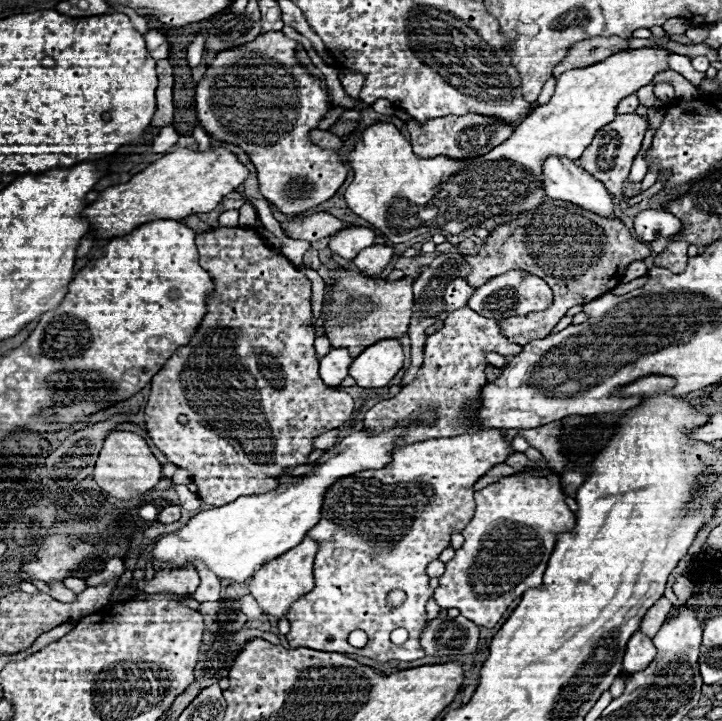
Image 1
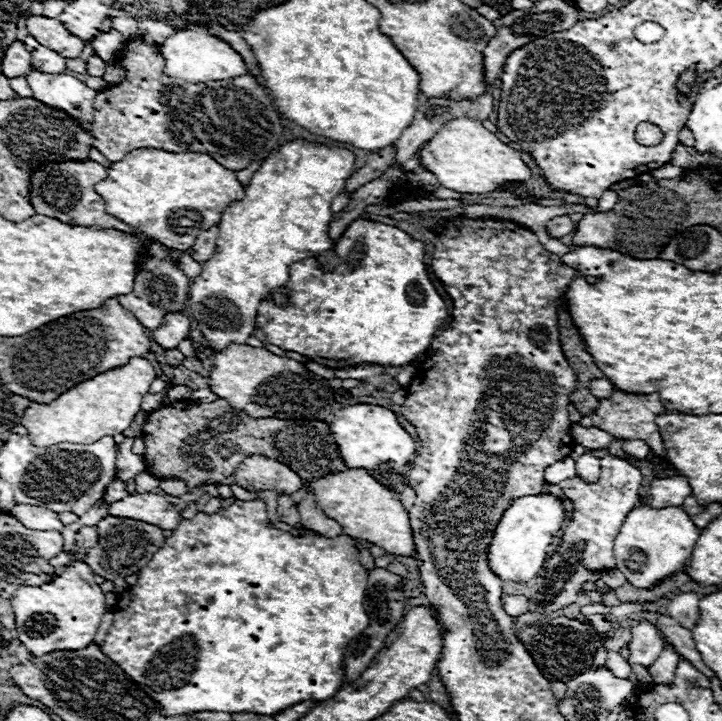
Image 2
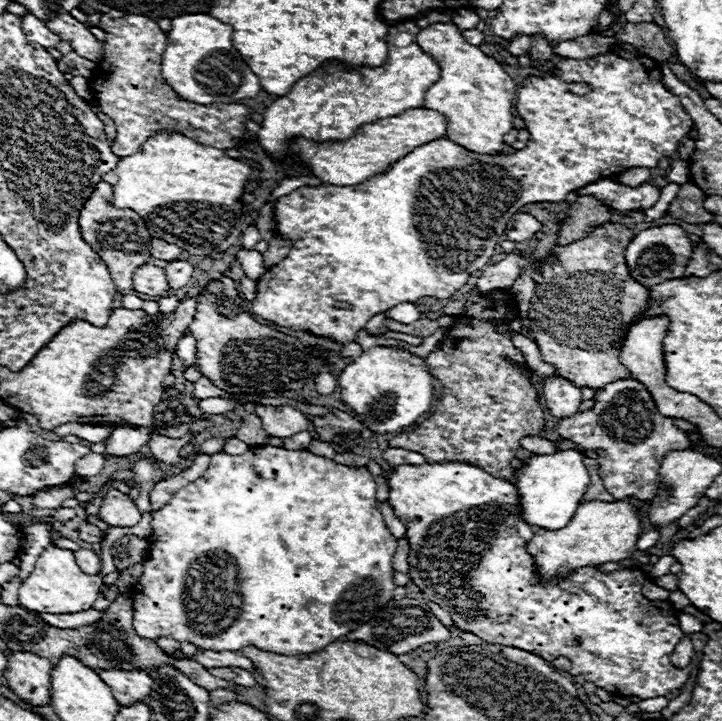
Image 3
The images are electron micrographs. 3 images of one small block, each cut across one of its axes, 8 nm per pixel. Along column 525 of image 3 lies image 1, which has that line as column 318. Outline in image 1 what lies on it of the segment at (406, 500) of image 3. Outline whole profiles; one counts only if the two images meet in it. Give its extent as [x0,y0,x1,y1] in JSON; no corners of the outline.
[286,430,512,662]

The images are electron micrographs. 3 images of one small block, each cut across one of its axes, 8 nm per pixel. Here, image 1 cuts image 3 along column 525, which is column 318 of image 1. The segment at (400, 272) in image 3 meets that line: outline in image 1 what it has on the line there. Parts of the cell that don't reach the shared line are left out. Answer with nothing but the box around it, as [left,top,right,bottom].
[196,32,348,214]

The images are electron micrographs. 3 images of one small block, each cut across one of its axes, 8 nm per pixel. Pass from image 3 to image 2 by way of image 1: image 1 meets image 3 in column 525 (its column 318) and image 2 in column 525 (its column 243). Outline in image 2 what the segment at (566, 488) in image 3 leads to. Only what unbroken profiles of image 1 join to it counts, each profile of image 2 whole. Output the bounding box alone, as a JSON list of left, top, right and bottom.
[488,494,566,582]

